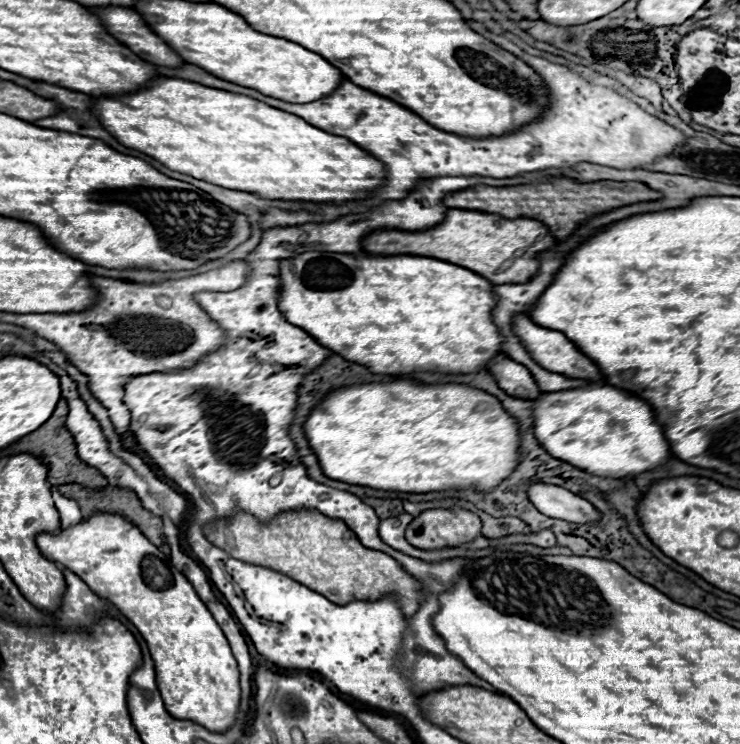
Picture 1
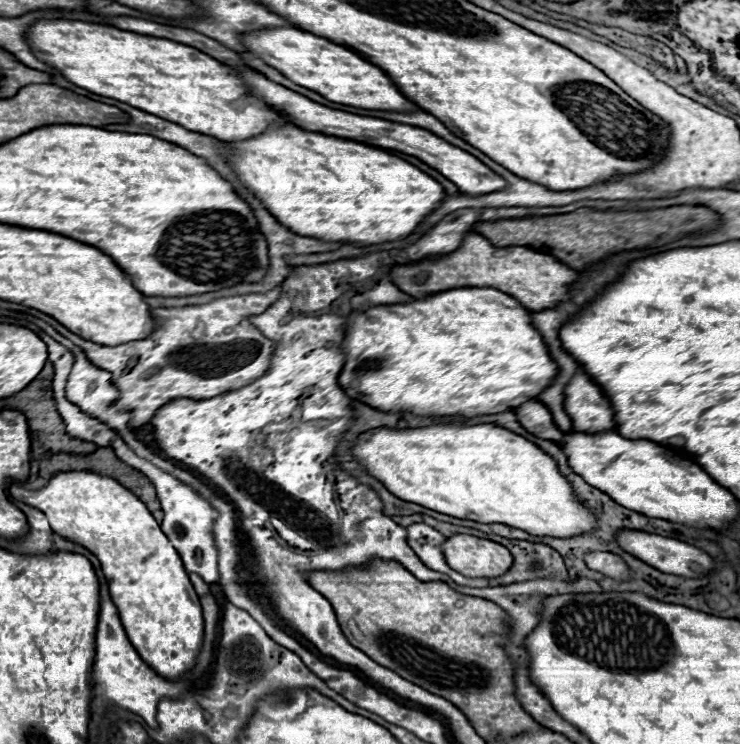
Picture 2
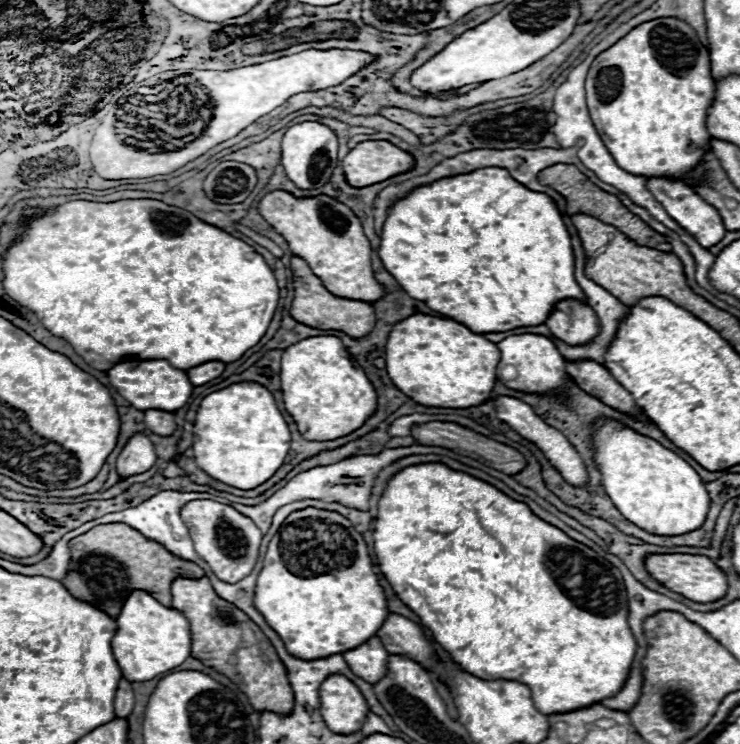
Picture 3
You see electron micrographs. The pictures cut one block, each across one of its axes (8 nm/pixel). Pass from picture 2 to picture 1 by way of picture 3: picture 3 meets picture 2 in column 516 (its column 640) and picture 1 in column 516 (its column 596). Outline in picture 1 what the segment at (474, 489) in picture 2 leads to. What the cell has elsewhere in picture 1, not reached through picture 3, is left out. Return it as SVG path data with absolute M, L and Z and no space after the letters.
M400 380L332 390L308 416L304 432L328 478L388 492L428 494L442 490L494 490L510 476L518 458L522 458L518 454L518 422L506 414L498 398L462 384L418 386Z

